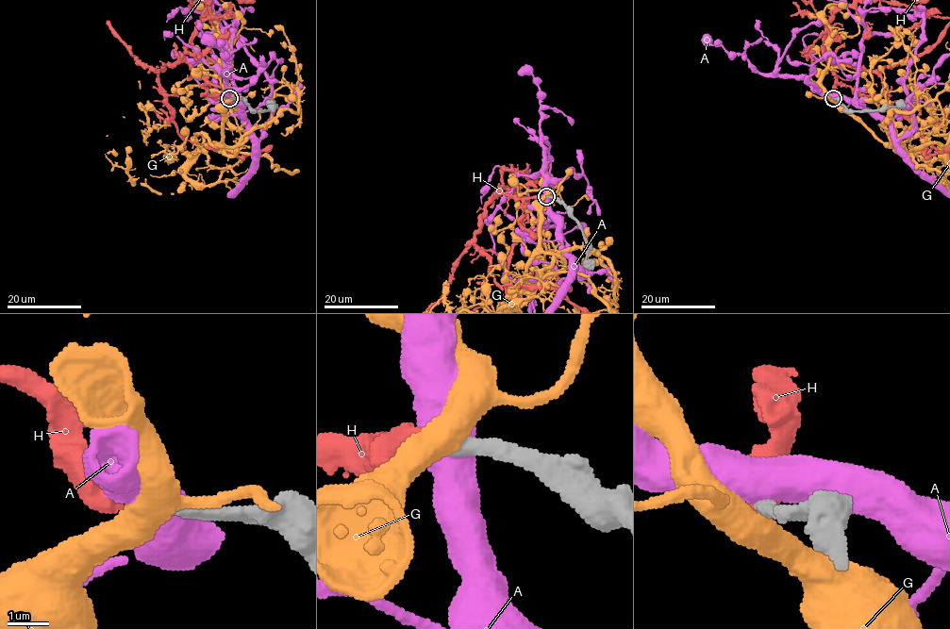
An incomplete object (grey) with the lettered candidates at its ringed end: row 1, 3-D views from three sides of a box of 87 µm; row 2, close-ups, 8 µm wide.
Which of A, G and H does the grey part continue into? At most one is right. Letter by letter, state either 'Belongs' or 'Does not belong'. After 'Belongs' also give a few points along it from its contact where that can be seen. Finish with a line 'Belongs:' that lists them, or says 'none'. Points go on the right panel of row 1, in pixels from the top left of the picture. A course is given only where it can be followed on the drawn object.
A: Does not belong
G: Does not belong
H: Belongs
Belongs: H

